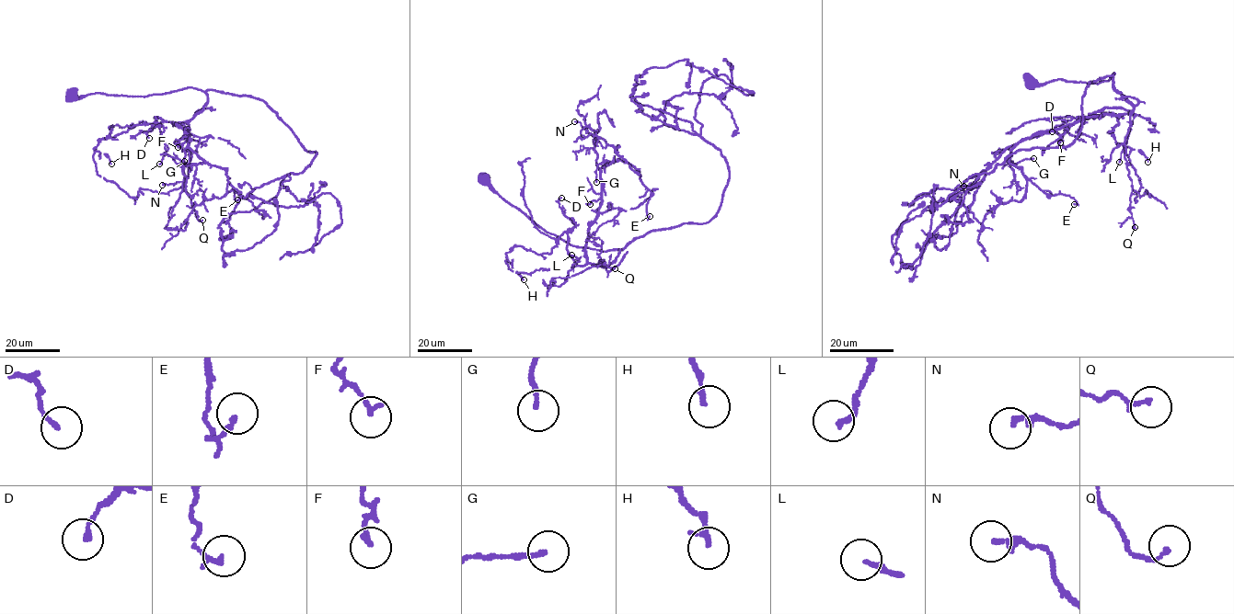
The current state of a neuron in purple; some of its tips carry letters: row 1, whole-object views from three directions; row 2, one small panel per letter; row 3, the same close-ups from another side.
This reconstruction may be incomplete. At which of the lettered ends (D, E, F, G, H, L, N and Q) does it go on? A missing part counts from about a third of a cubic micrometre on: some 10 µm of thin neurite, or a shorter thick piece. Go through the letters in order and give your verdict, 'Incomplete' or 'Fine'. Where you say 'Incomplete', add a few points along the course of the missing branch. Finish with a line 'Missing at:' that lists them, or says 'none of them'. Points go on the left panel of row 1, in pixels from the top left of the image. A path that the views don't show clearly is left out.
D: Fine
E: Fine
F: Fine
G: Fine
H: Fine
L: Fine
N: Fine
Q: Fine
Missing at: none of them

